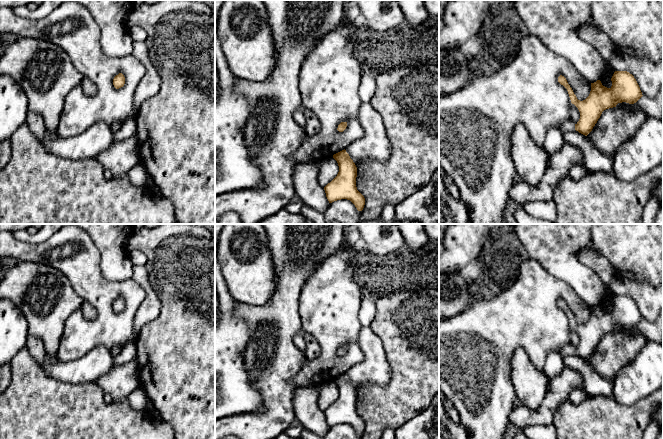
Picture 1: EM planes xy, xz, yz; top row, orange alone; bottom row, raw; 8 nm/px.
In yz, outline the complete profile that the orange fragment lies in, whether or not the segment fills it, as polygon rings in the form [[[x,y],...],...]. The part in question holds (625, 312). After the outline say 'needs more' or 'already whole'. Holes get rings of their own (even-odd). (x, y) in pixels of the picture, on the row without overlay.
[[[615,295],[611,305],[612,310],[610,312],[603,310],[600,304],[591,307],[589,320],[585,324],[580,325],[566,302],[560,299],[558,306],[567,313],[571,327],[580,336],[580,343],[576,348],[564,346],[558,351],[562,355],[576,354],[587,360],[604,334],[616,331],[618,327],[622,326],[634,328],[643,320],[636,303],[627,295]]]; needs more

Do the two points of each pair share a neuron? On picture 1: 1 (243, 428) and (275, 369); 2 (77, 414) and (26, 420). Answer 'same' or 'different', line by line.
1: same
2: same

